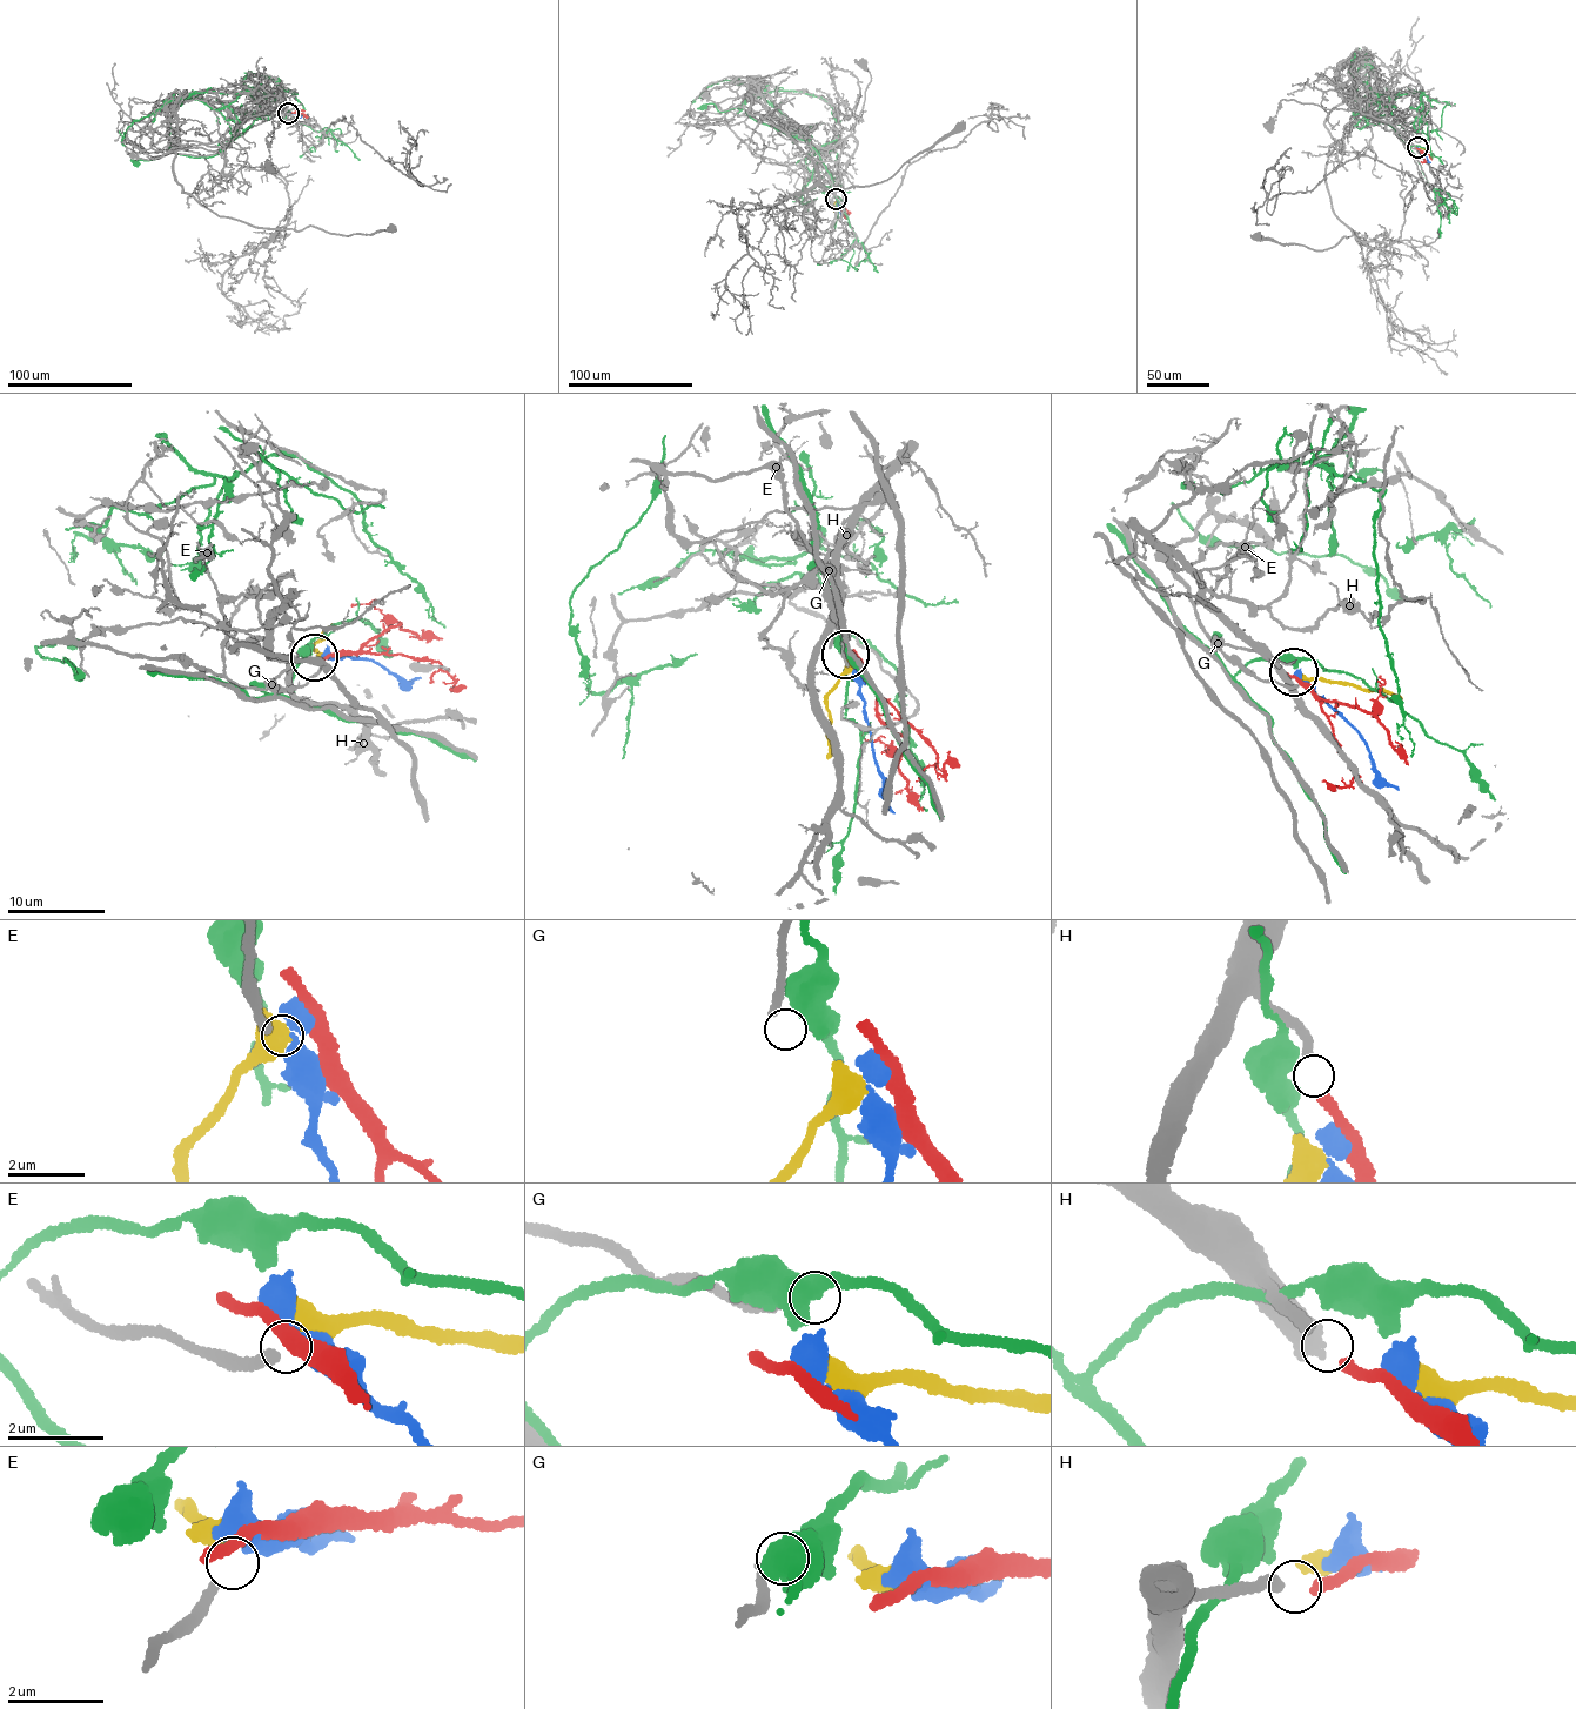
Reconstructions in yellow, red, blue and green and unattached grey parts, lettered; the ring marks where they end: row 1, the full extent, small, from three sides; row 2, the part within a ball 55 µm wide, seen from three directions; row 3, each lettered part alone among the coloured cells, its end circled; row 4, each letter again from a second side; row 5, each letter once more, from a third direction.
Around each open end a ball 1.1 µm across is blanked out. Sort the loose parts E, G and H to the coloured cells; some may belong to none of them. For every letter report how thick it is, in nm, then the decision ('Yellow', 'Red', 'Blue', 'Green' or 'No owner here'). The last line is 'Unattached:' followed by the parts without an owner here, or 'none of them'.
E: Thickness 200 nm. Blue
G: Thickness 200 nm. No owner here
H: Thickness 240 nm. Red
Unattached: G

